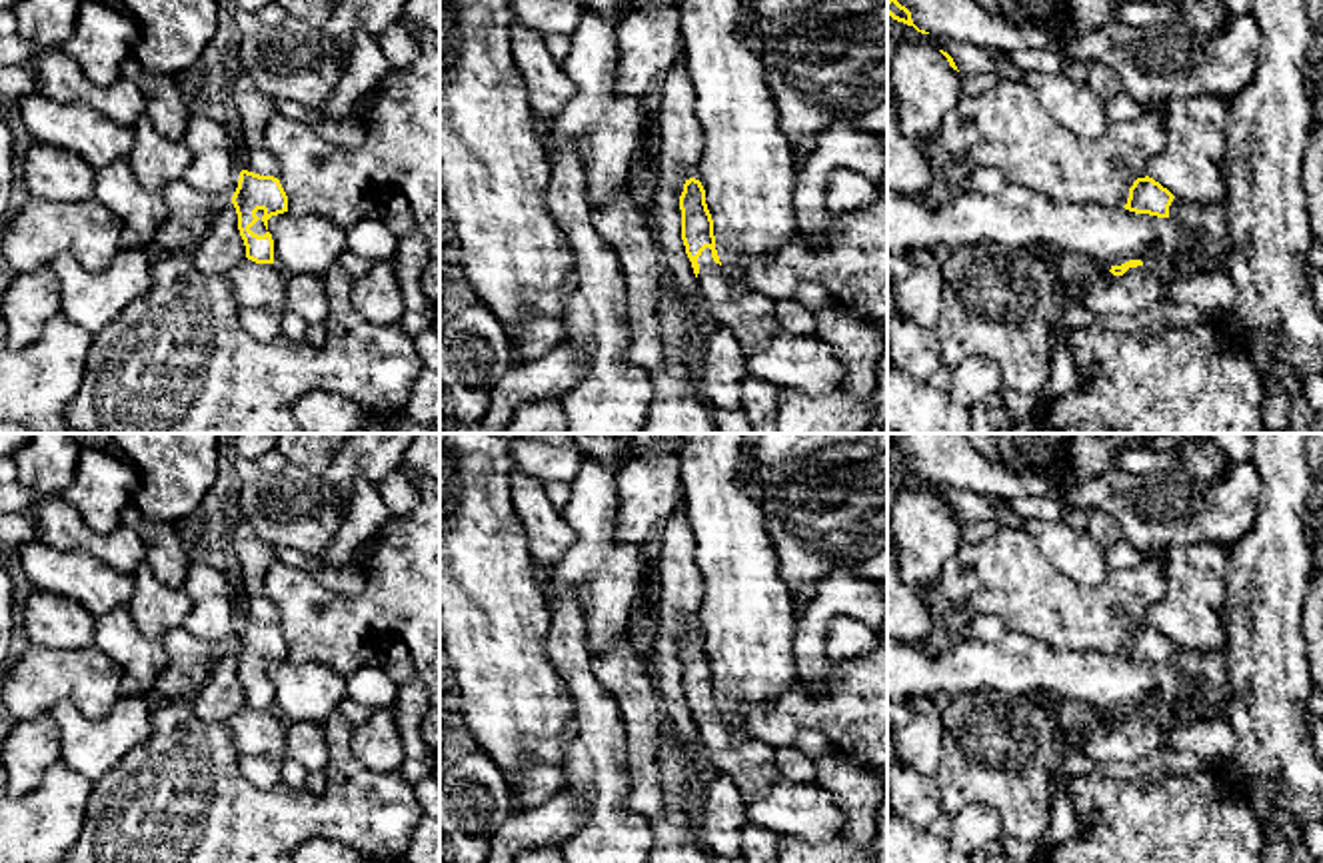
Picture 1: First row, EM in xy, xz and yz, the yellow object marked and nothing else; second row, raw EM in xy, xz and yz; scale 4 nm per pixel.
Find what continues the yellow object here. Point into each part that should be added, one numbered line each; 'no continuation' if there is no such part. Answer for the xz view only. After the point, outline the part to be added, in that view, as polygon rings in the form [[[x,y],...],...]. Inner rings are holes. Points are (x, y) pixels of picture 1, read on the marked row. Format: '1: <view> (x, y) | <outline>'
1: xz (746, 312) | [[[709,248],[701,252],[697,264],[699,296],[715,326],[729,328],[745,352],[761,348],[781,330],[775,320],[775,302],[751,288],[737,288],[713,262]]]

